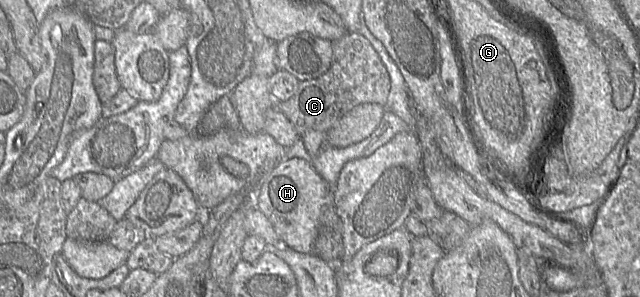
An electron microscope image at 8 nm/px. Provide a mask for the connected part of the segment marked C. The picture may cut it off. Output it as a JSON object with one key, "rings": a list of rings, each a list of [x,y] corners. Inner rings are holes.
{"rings":[[[347,32],[340,39],[332,42],[332,63],[327,72],[315,79],[300,81],[295,94],[284,102],[276,102],[278,109],[292,123],[301,137],[310,129],[326,132],[340,117],[353,107],[362,103],[377,103],[386,105],[391,81],[386,67],[370,42],[359,33]]]}

